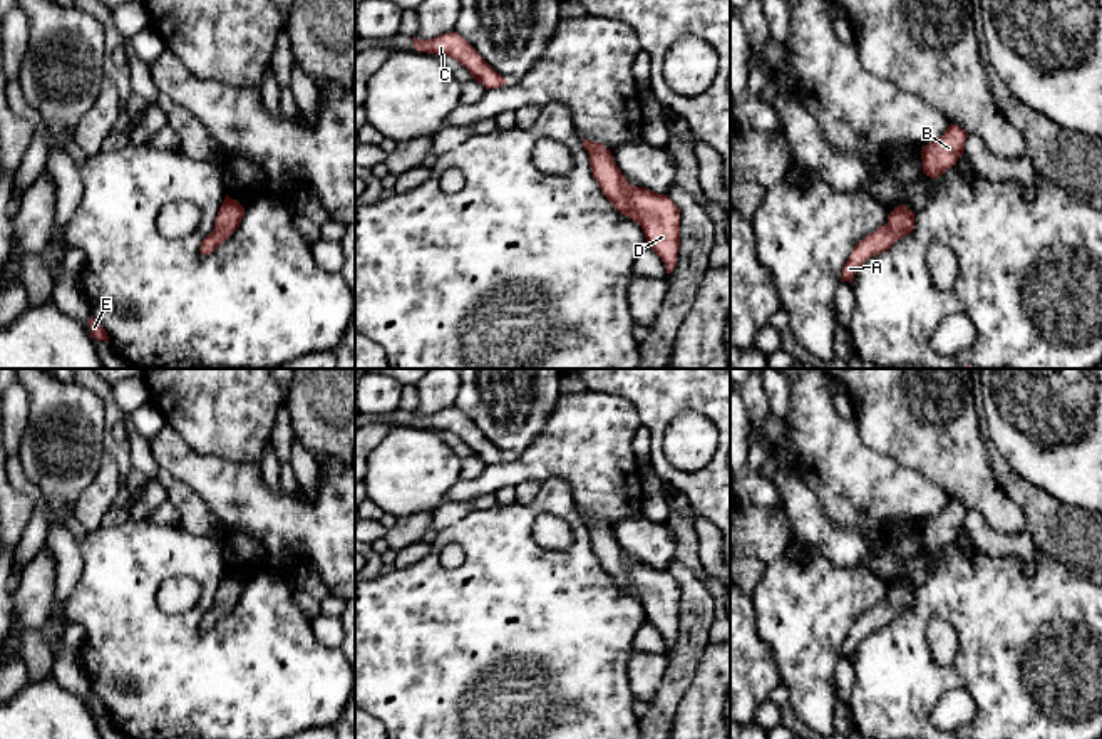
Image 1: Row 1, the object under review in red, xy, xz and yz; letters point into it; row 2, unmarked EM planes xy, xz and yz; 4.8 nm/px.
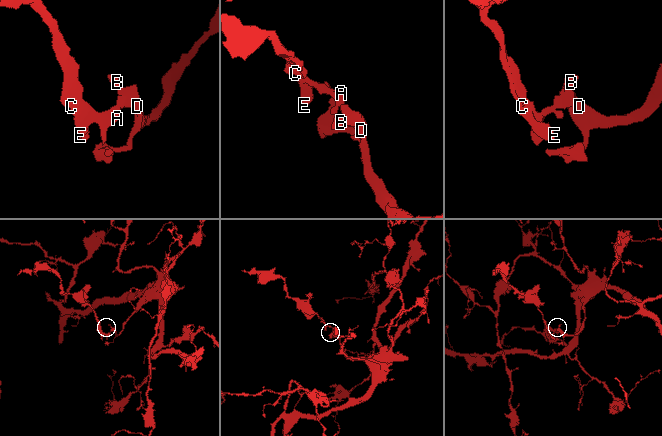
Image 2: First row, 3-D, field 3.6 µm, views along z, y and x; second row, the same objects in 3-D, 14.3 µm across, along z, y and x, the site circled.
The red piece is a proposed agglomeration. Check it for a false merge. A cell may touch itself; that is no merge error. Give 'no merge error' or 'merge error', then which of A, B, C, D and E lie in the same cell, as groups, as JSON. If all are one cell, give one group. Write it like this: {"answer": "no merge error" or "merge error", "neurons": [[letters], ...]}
{"answer": "no merge error", "neurons": [["A", "B", "C", "D", "E"]]}

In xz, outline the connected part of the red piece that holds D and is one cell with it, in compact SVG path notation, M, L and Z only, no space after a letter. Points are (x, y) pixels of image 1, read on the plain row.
M583 514L583 521L590 530L591 548L601 568L616 587L641 602L646 622L662 633L667 649L672 649L680 622L680 587L675 578L668 570L630 560L618 545L611 526L603 519Z

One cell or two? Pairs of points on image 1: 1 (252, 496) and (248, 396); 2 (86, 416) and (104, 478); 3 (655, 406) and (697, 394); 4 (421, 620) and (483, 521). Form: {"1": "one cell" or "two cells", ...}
{"1": "two cells", "2": "two cells", "3": "one cell", "4": "one cell"}

